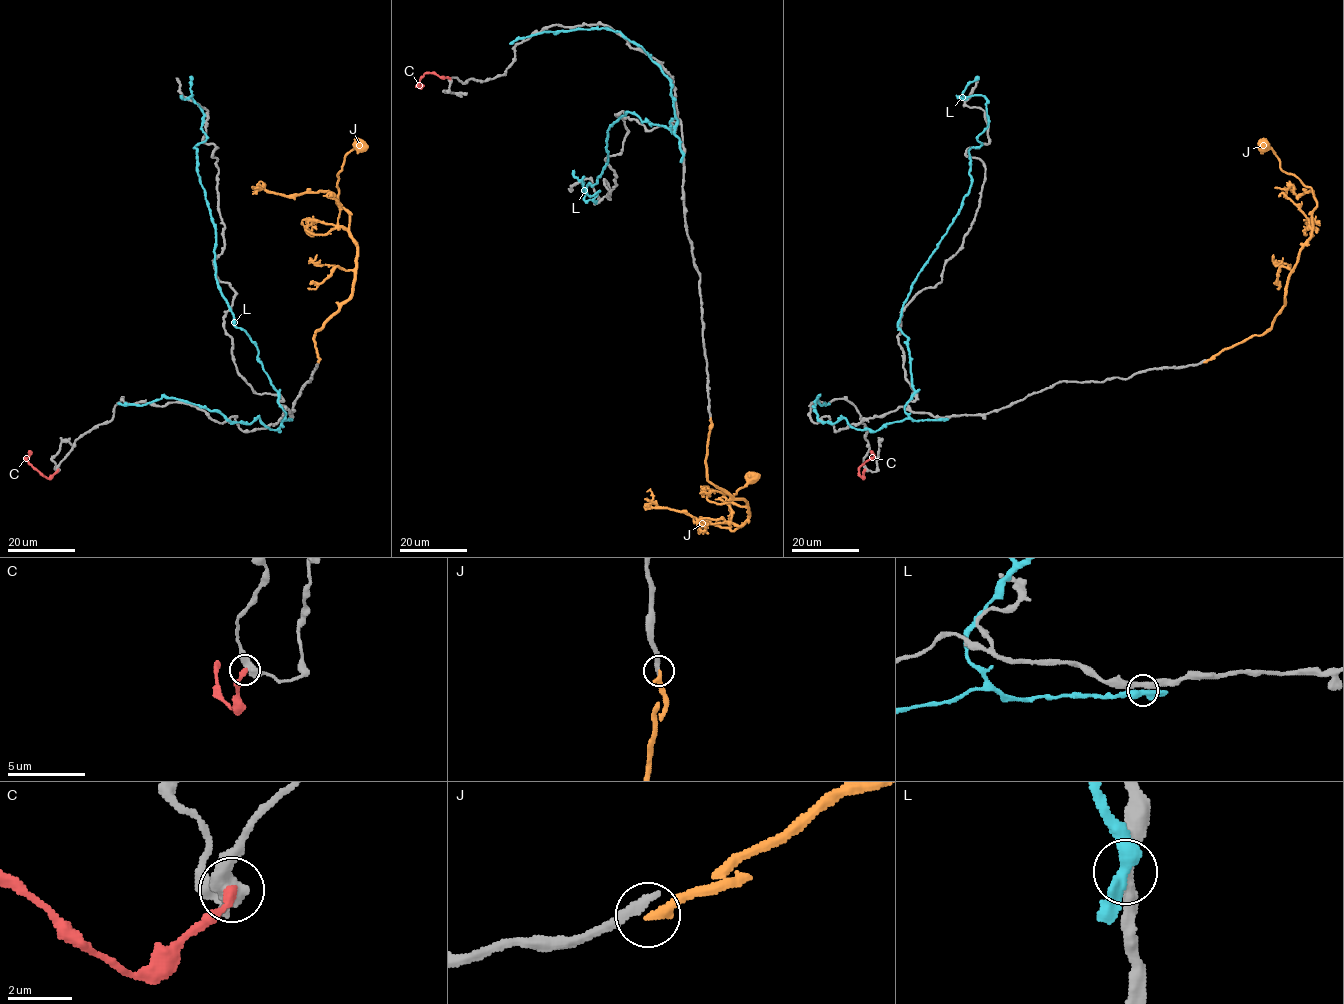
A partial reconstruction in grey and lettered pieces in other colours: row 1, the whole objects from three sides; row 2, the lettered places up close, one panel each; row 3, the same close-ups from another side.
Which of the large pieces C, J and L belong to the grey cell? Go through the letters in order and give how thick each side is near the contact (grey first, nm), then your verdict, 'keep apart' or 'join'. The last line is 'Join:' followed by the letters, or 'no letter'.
C: 500/280 nm | keep apart
J: 400/320 nm | join
L: 360/400 nm | keep apart
Join: J

